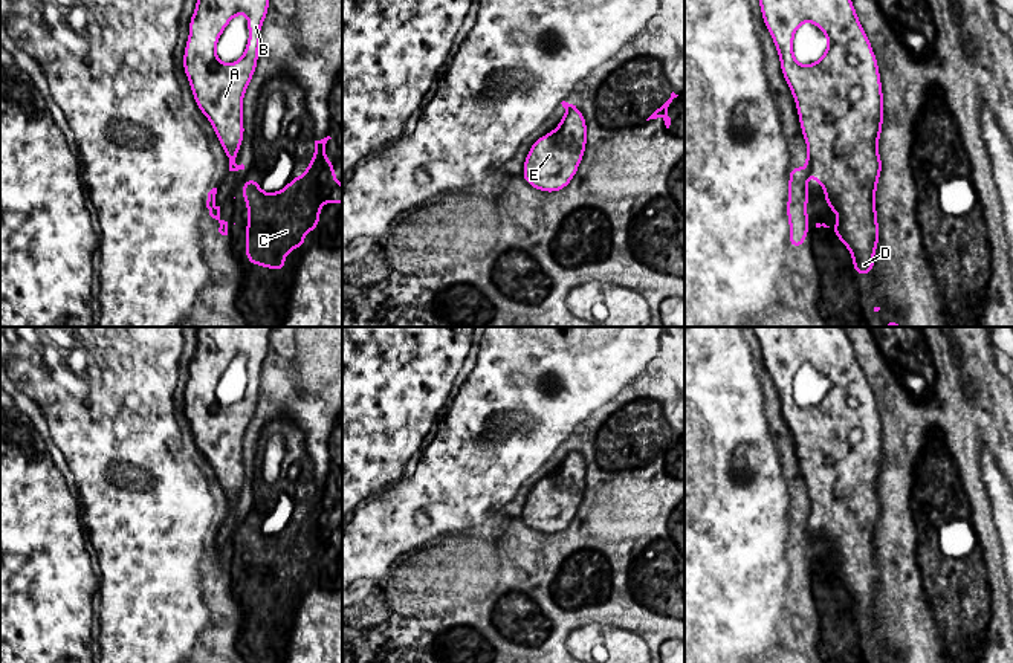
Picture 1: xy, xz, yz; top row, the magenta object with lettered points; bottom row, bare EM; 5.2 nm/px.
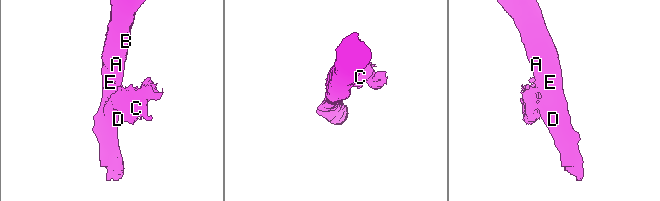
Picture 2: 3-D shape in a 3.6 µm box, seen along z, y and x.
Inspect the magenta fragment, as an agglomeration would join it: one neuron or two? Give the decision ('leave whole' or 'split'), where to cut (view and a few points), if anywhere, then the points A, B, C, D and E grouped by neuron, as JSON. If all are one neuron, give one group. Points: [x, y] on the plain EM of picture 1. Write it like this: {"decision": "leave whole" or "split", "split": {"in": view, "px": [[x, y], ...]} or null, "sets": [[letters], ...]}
{"decision": "split", "split": {"in": "yz", "px": [[809, 492], [812, 512]]}, "sets": [["A", "B", "D", "E"], ["C"]]}

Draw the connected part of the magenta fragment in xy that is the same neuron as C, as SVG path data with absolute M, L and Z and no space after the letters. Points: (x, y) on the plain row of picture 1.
M330 478L315 483L315 495L307 507L304 518L293 519L284 532L266 536L260 532L255 519L248 521L241 527L241 536L248 547L246 567L246 602L249 606L264 608L266 611L278 611L284 614L286 597L293 590L304 590L304 574L313 576L318 571L321 558L321 544L342 545L342 527L335 521L335 507L325 501L325 486Z

